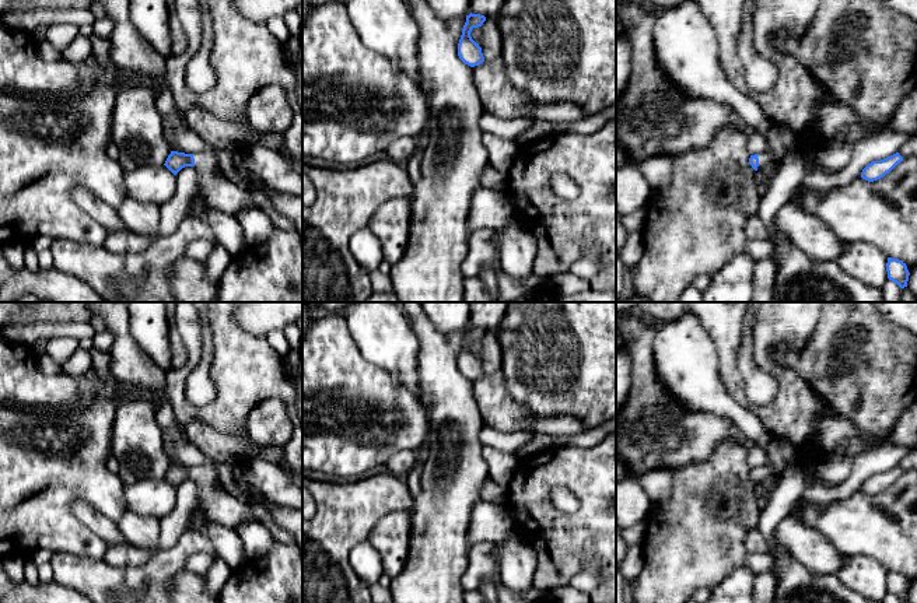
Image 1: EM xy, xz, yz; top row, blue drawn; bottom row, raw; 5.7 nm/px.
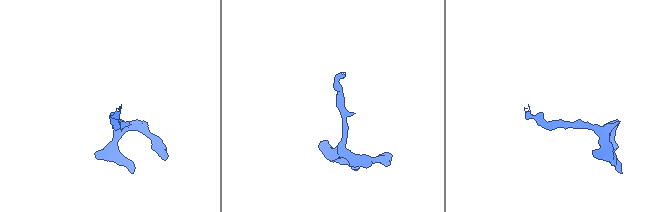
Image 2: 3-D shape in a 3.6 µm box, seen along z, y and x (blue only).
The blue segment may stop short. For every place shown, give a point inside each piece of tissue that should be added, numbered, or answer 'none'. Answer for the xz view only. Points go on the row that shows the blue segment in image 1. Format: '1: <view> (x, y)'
none

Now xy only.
1: xy (220, 193)

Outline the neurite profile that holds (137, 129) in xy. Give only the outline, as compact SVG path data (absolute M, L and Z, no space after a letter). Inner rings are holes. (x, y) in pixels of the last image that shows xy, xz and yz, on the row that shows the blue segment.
M137 81L116 91L111 141L120 151L123 172L165 164L172 148L164 136L164 119L155 106L157 91Z

